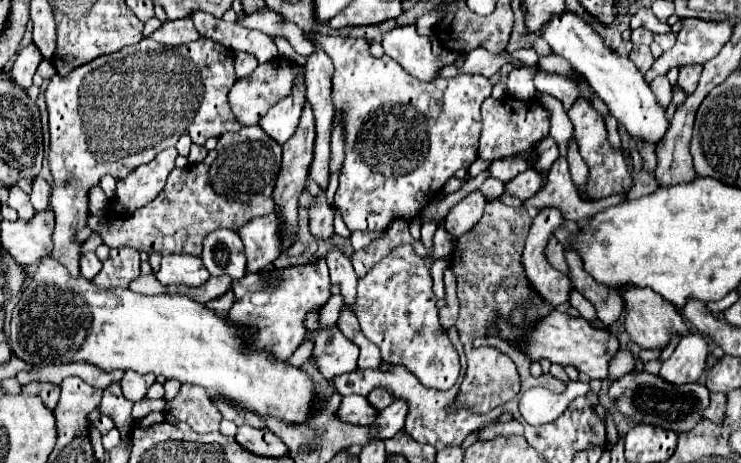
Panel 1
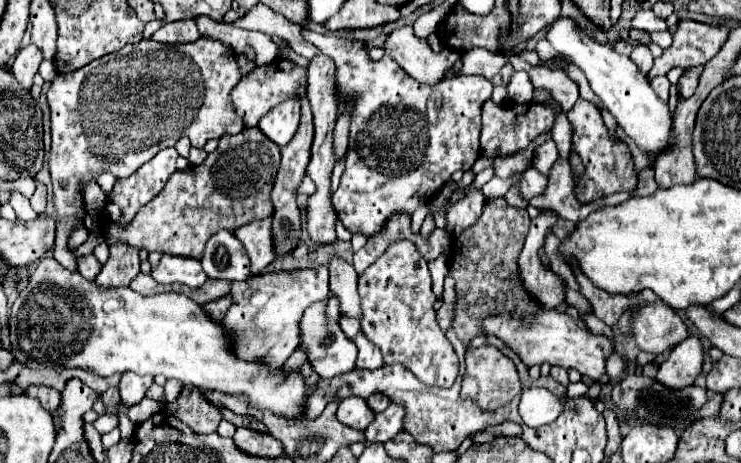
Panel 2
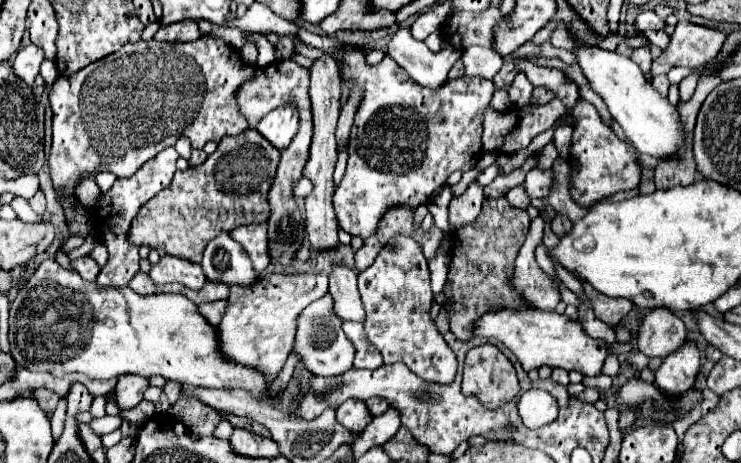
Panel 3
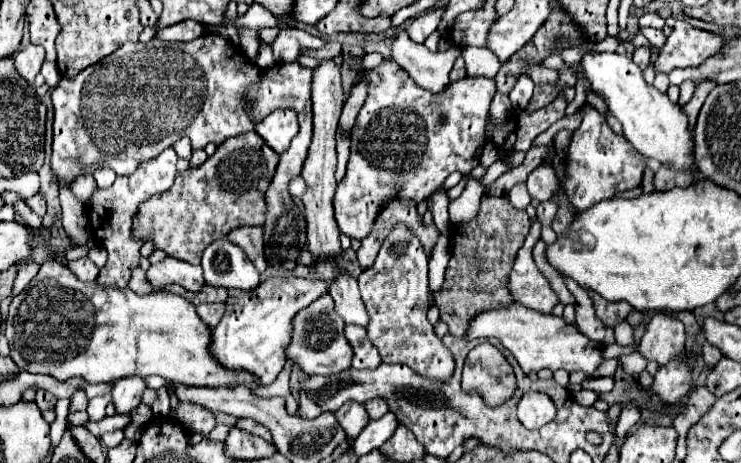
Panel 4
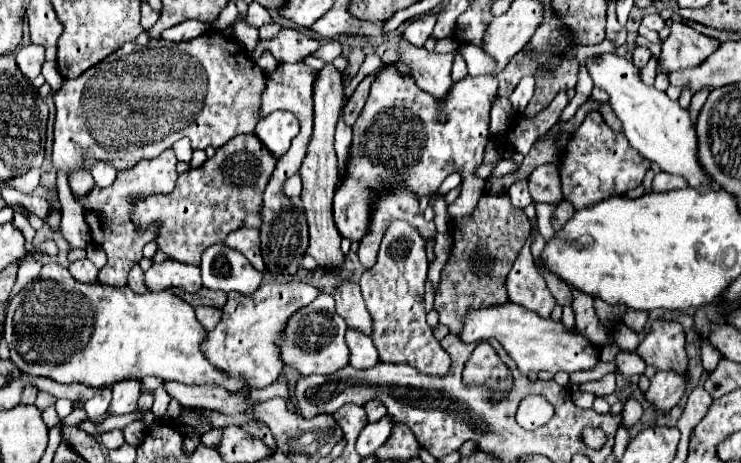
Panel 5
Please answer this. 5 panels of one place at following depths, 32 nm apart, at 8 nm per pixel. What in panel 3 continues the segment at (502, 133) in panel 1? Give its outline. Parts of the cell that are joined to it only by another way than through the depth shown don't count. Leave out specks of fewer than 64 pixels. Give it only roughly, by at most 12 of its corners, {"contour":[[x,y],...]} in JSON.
{"contour":[[544,106],[484,110],[482,148],[514,154],[566,114]]}

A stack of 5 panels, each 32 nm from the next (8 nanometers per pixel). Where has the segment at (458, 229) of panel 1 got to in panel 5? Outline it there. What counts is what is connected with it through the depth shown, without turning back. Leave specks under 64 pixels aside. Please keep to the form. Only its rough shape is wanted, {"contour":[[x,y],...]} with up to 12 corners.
{"contour":[[394,64],[370,86],[336,188],[334,222],[362,240],[382,194],[432,196],[472,216],[494,76],[444,98]]}

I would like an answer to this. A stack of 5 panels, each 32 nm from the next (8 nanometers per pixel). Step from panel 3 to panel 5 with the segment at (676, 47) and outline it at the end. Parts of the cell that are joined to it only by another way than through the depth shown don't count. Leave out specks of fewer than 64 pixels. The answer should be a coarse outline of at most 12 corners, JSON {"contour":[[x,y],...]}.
{"contour":[[674,22],[662,44],[662,72],[700,66],[720,40]]}

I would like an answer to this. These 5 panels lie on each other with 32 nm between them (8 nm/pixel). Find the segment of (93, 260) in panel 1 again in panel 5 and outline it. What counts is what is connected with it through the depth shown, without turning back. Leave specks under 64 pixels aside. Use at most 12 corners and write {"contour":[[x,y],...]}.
{"contour":[[88,260],[70,262],[68,270],[80,282],[94,282],[98,268]]}

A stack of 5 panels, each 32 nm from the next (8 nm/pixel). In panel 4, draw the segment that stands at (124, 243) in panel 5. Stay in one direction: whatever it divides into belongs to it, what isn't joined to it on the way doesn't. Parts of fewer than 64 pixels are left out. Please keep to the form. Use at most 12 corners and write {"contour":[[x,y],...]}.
{"contour":[[166,148],[132,176],[96,190],[88,208],[108,250],[100,286],[126,288],[140,260],[138,204],[168,190],[176,152]]}

